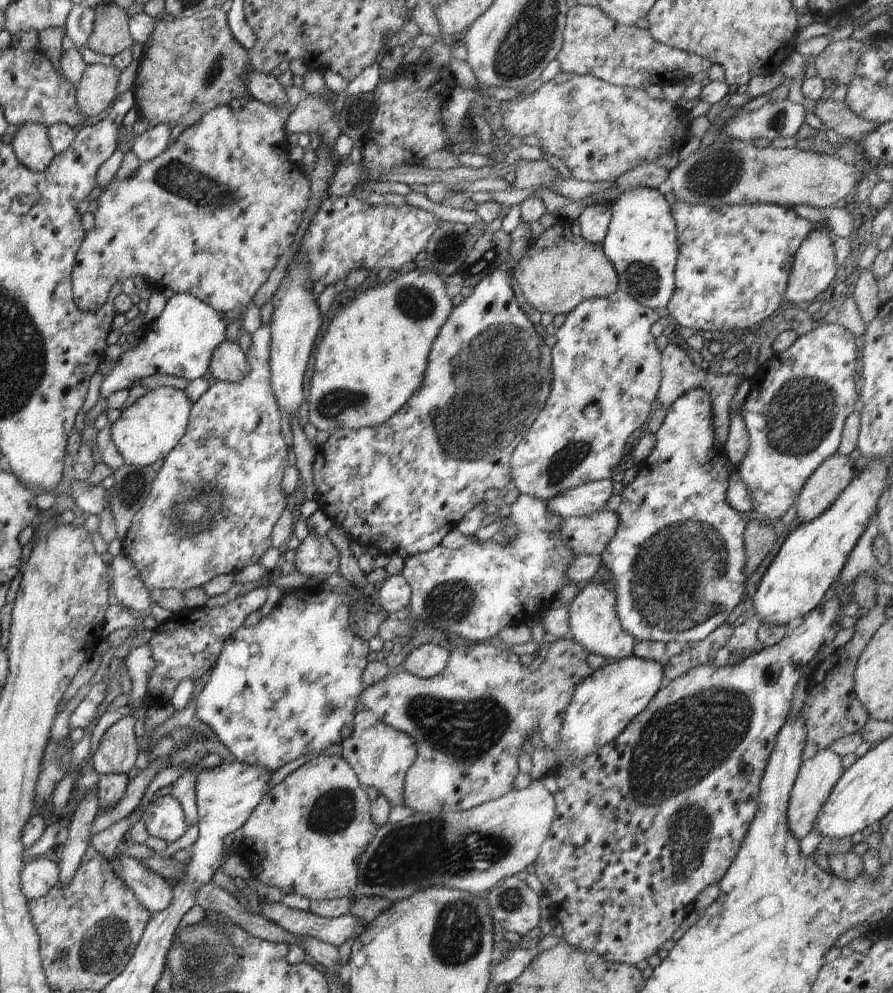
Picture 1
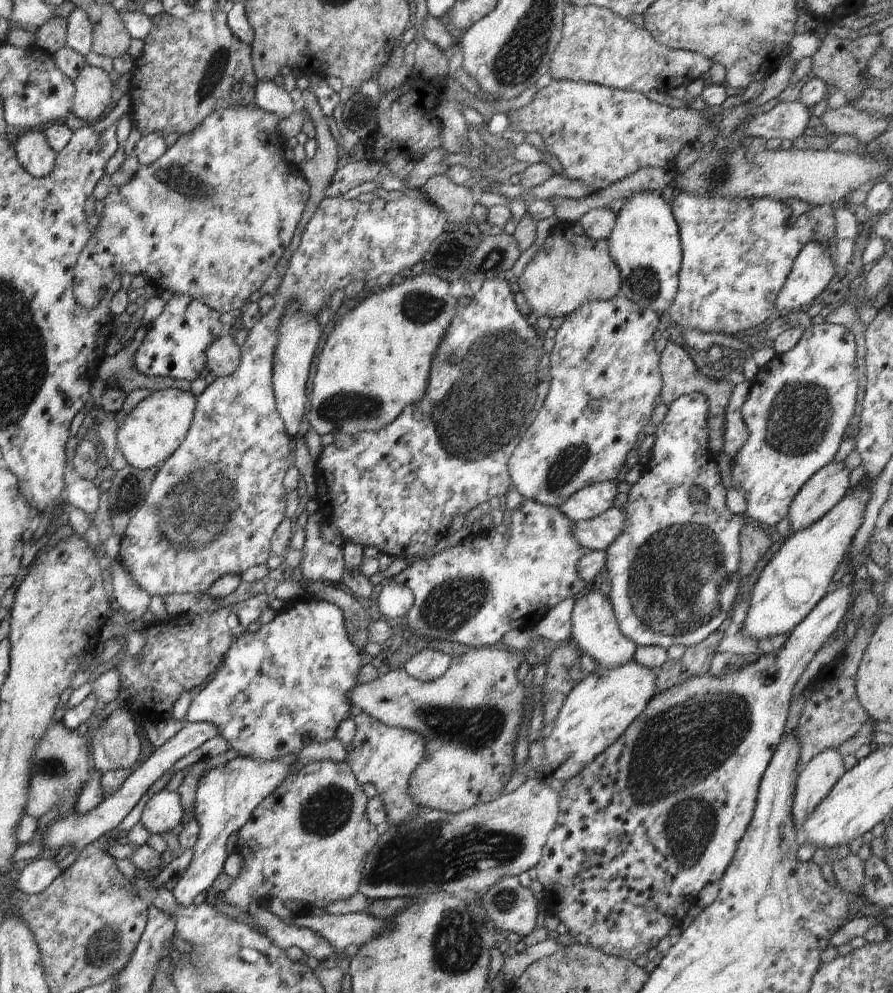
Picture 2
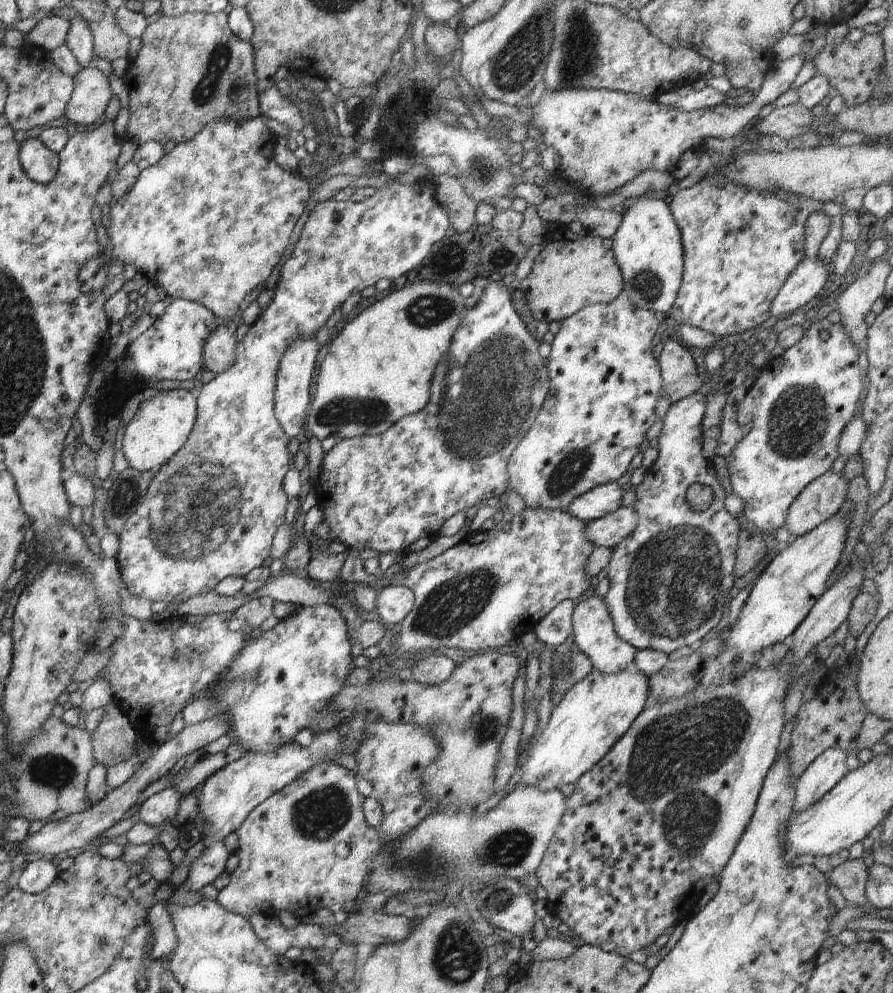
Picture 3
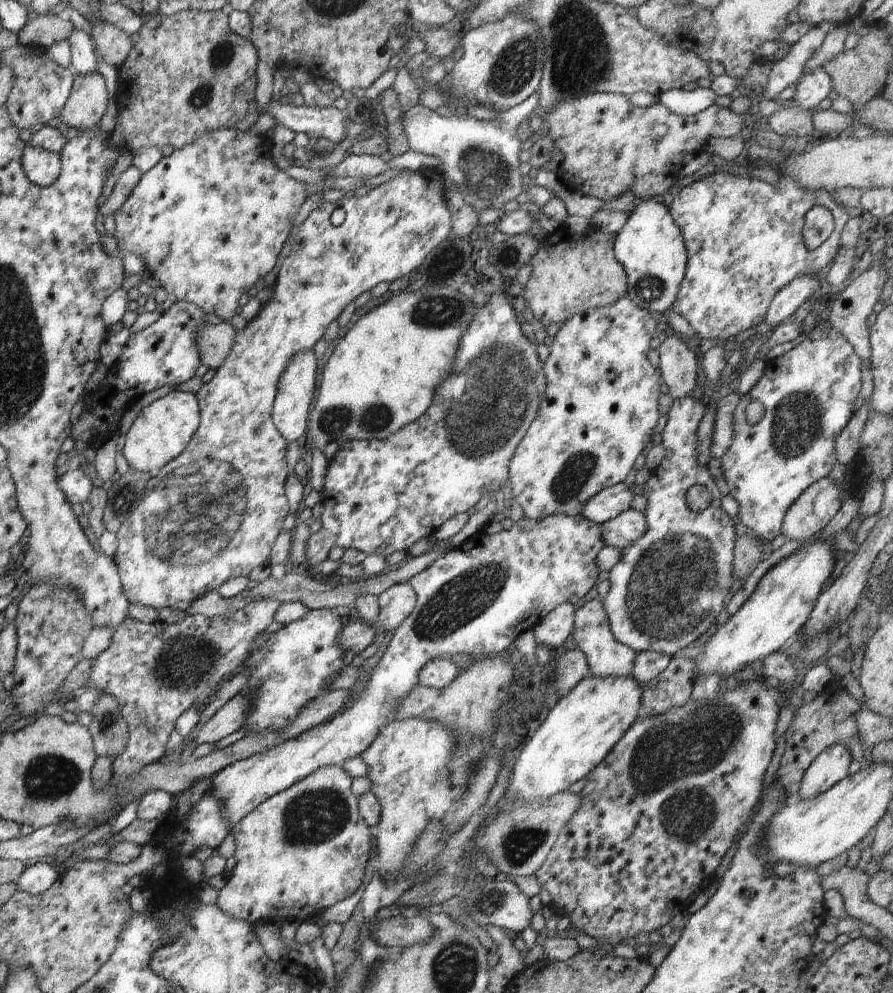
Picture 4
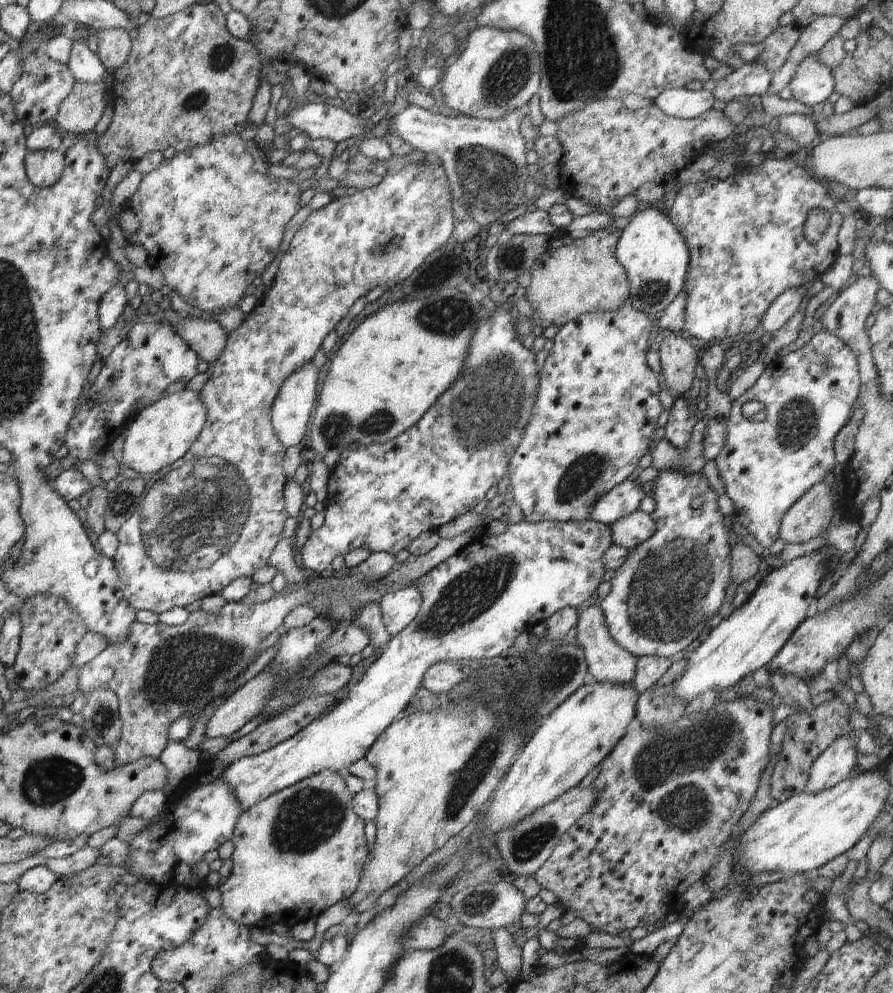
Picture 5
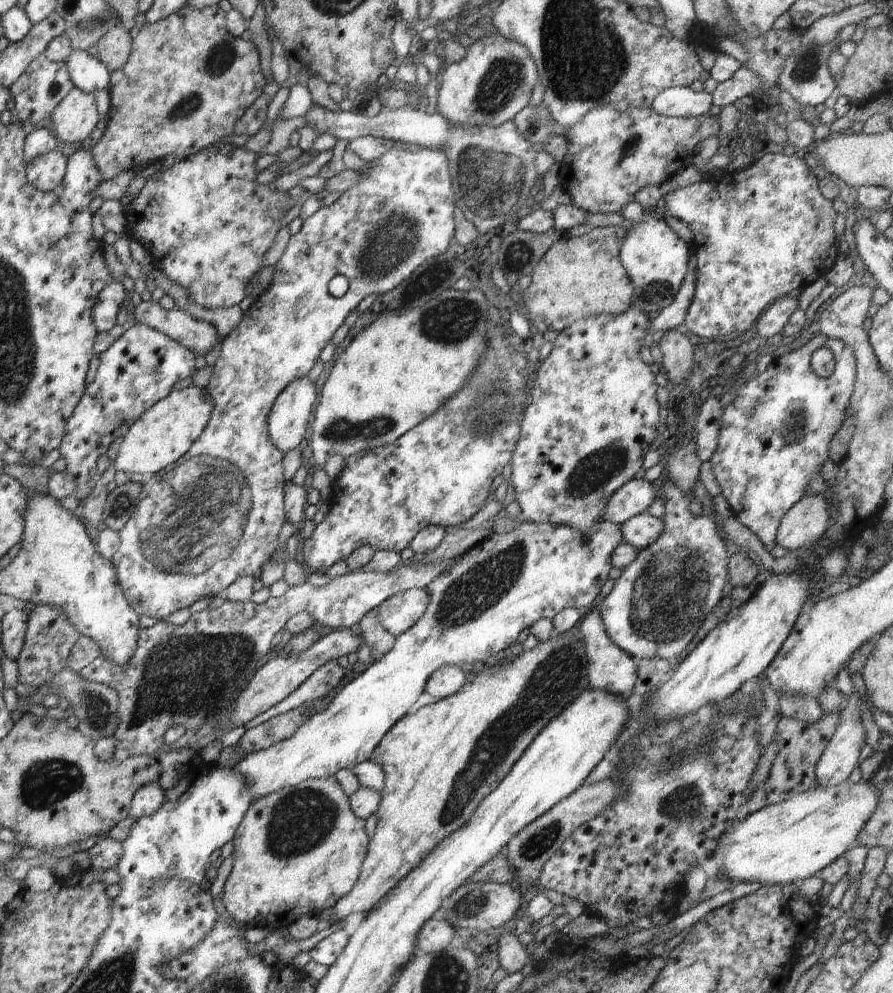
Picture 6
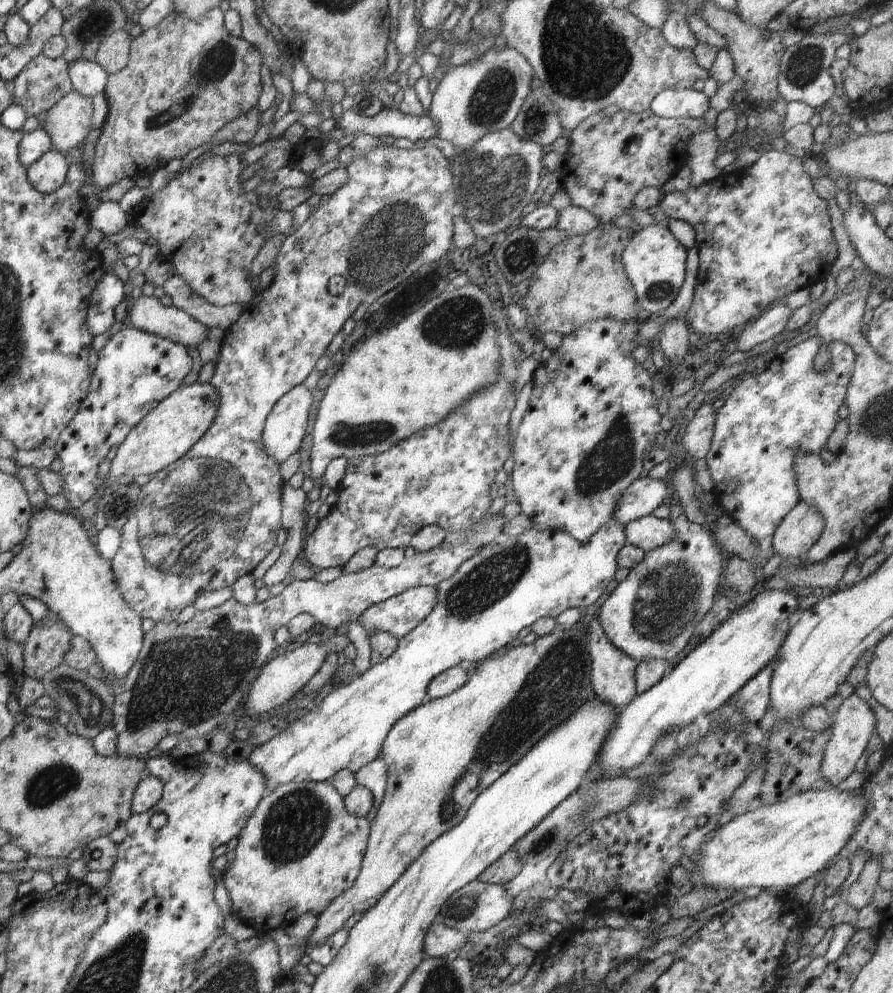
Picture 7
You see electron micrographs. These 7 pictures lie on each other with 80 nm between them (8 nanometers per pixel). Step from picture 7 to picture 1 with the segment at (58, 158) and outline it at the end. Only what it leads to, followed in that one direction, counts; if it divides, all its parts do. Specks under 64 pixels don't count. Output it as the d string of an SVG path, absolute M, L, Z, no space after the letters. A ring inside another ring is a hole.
M26 123L20 126L11 147L20 164L34 172L48 169L55 157L48 126L44 123Z

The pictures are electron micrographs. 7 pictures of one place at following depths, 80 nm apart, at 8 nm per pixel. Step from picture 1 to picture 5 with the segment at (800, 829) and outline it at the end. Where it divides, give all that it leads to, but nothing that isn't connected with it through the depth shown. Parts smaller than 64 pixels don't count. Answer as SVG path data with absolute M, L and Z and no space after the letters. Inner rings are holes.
M844 734L838 737L826 750L823 750L818 758L812 763L808 780L805 786L805 792L814 794L821 790L833 787L835 784L842 782L845 778L850 776L850 769L856 763L856 741L854 736Z

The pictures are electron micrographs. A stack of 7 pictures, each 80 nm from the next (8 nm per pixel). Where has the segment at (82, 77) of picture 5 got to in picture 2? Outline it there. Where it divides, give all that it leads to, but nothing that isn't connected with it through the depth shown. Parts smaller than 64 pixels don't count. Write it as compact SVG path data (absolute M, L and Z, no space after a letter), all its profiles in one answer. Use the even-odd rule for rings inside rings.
M75 9L65 19L67 22L66 46L72 47L84 58L91 50L93 28L85 10Z

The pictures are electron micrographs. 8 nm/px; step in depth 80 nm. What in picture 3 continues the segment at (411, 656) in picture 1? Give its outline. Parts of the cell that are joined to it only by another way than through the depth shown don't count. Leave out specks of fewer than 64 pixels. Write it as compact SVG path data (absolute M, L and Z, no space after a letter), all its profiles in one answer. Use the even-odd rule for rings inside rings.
M430 654L411 666L409 677L426 686L439 685L450 678L454 667L454 661L446 655Z

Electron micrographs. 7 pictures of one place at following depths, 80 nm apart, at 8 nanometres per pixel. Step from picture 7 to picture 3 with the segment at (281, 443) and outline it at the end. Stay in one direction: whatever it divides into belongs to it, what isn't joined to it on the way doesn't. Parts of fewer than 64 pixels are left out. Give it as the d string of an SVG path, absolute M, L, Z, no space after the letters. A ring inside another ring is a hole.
M314 335L295 338L291 345L287 346L278 365L274 395L275 415L284 432L292 440L302 440L302 432L306 430L306 418L310 406L310 380L314 376L316 355L320 348Z

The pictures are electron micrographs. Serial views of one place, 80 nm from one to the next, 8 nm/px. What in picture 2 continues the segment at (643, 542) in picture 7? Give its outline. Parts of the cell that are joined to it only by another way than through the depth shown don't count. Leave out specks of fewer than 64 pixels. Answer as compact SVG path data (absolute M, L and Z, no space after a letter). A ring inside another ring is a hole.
M610 507L591 519L573 521L572 536L576 542L591 551L604 551L622 534L627 516L622 509Z

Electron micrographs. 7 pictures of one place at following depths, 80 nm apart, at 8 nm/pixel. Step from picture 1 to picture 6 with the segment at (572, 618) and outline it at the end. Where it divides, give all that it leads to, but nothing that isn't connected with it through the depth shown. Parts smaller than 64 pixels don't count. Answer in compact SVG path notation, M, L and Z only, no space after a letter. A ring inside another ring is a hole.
M590 611L580 624L586 646L587 678L593 689L605 690L620 695L624 700L633 693L637 677L637 660L616 646L608 636L599 611Z

